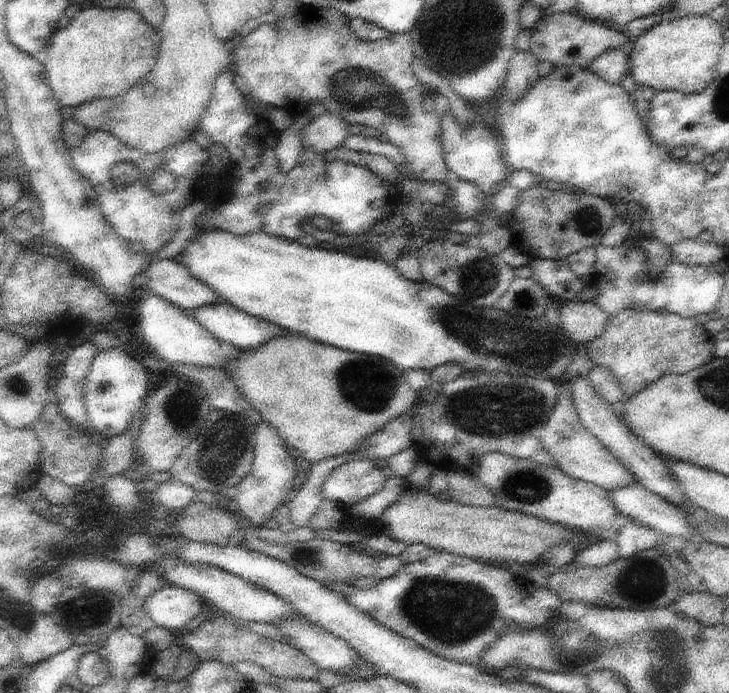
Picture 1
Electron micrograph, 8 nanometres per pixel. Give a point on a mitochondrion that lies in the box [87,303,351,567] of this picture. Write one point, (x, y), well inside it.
(218, 450)

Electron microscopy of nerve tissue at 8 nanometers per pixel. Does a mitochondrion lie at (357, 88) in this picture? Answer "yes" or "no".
yes

